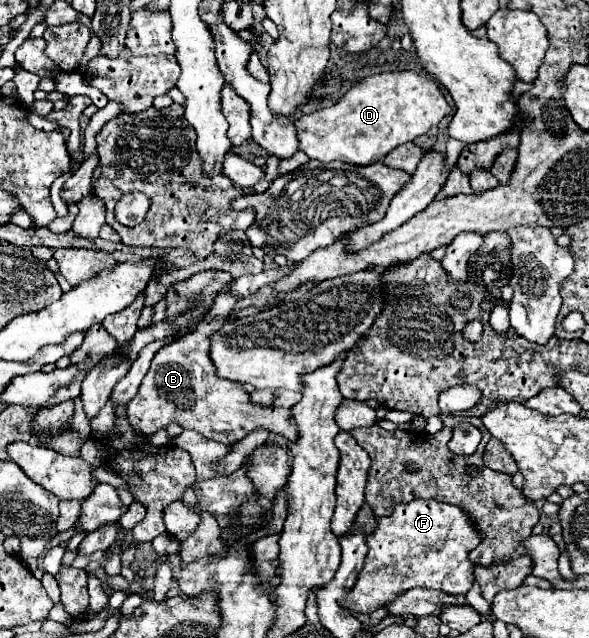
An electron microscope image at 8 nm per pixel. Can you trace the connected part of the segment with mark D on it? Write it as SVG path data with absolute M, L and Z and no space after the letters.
M409 70L407 72L383 72L383 74L367 76L361 82L357 82L333 106L319 108L311 114L303 114L299 120L295 120L295 128L297 128L297 136L301 142L301 150L309 158L315 158L321 162L341 160L341 162L365 166L365 164L373 164L385 158L387 152L391 152L393 148L425 134L433 126L437 126L441 118L447 116L449 112L451 112L451 106L447 104L443 92L439 90L439 84L433 78L415 74Z

